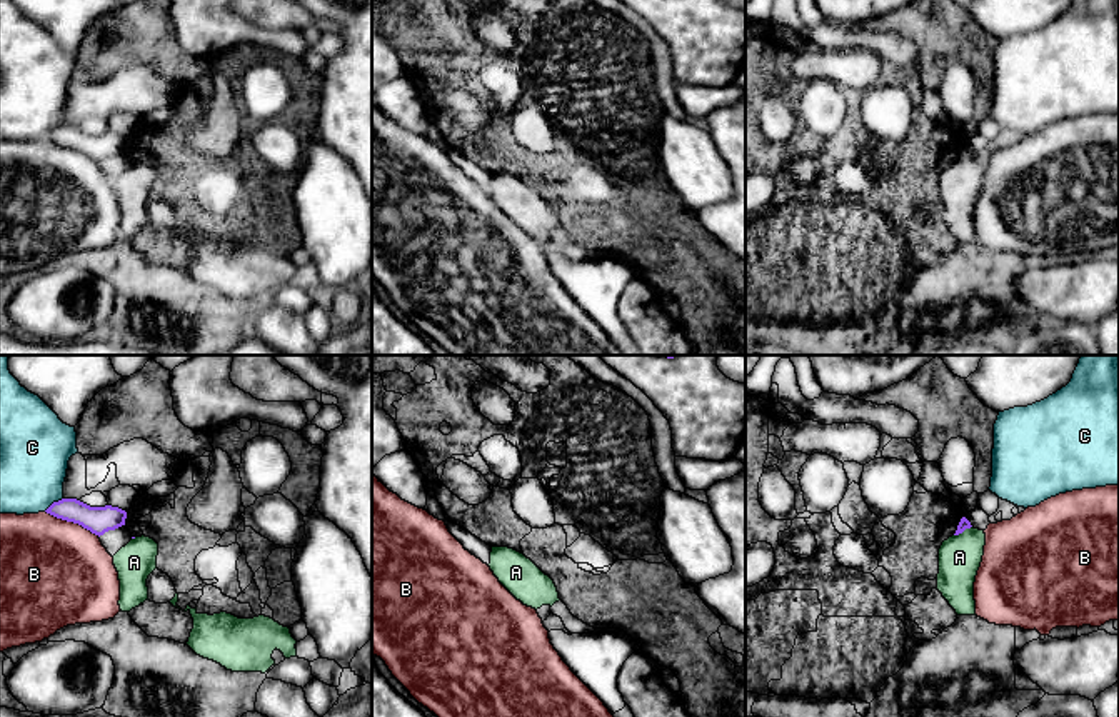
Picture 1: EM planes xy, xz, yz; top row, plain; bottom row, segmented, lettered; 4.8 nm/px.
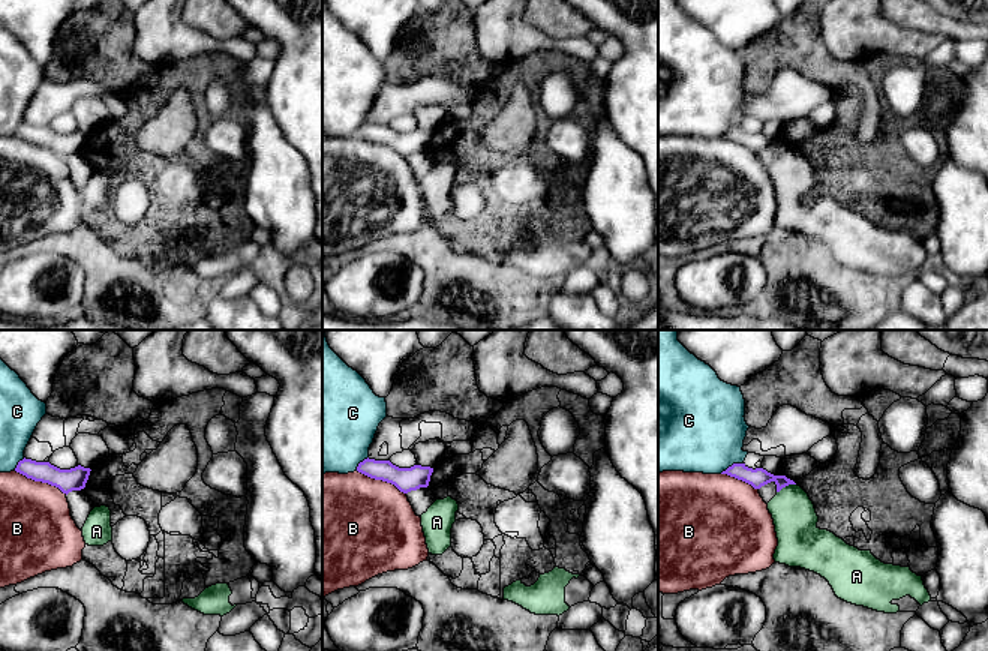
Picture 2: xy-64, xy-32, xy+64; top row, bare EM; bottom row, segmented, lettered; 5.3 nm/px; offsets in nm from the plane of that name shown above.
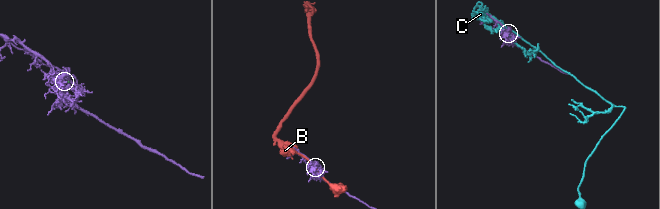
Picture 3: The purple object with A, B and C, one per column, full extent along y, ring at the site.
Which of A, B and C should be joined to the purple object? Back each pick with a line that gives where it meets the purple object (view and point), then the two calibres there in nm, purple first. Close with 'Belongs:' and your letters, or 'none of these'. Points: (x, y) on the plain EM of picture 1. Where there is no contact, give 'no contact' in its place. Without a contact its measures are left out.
Belongs: none of these

